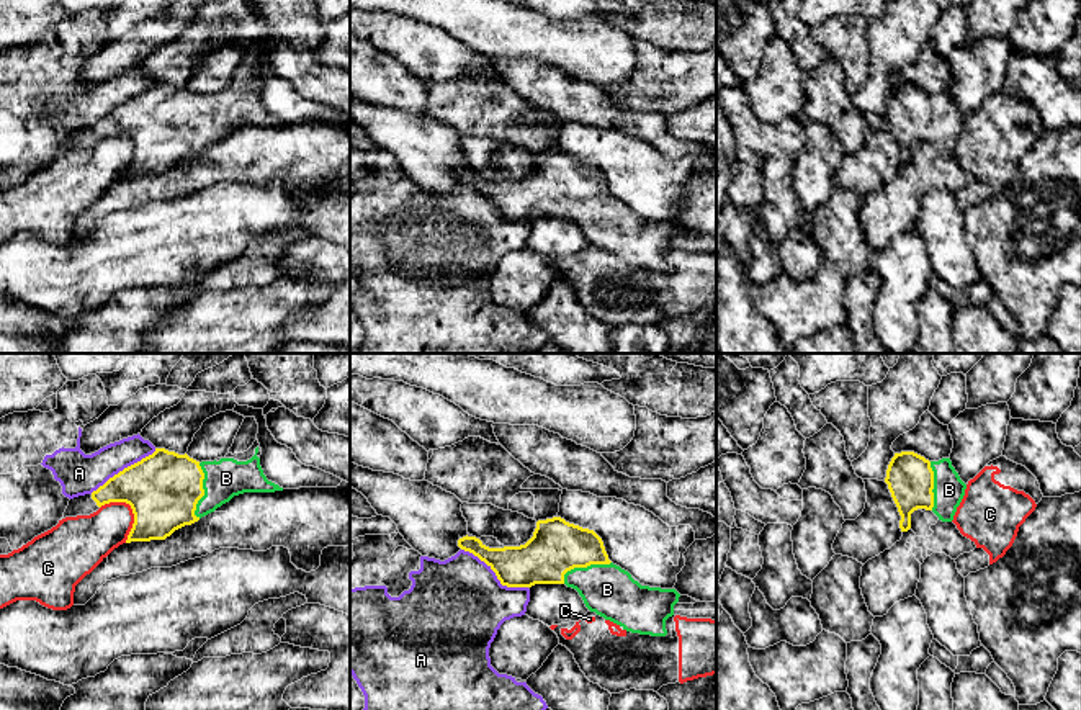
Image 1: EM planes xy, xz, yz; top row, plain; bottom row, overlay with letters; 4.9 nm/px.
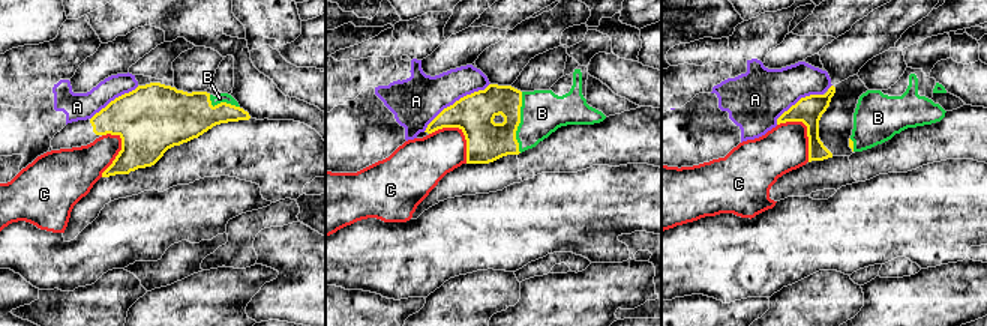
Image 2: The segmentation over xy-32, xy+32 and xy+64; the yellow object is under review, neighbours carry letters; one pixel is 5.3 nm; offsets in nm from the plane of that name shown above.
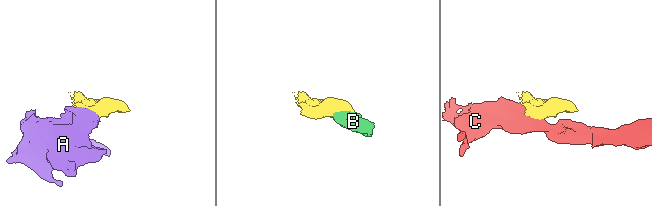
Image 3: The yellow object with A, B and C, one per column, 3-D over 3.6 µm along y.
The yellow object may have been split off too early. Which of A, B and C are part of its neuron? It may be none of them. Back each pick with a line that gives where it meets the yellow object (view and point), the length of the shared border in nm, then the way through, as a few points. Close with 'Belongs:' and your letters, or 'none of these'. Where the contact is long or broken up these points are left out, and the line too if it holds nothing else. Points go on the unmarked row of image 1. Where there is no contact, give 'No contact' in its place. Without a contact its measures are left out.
B: Touches yellow at xy (203, 125). Shared border 280 nm. Path across: xy (164, 121), (203, 125), (211, 116), (226, 112)
Belongs: B

